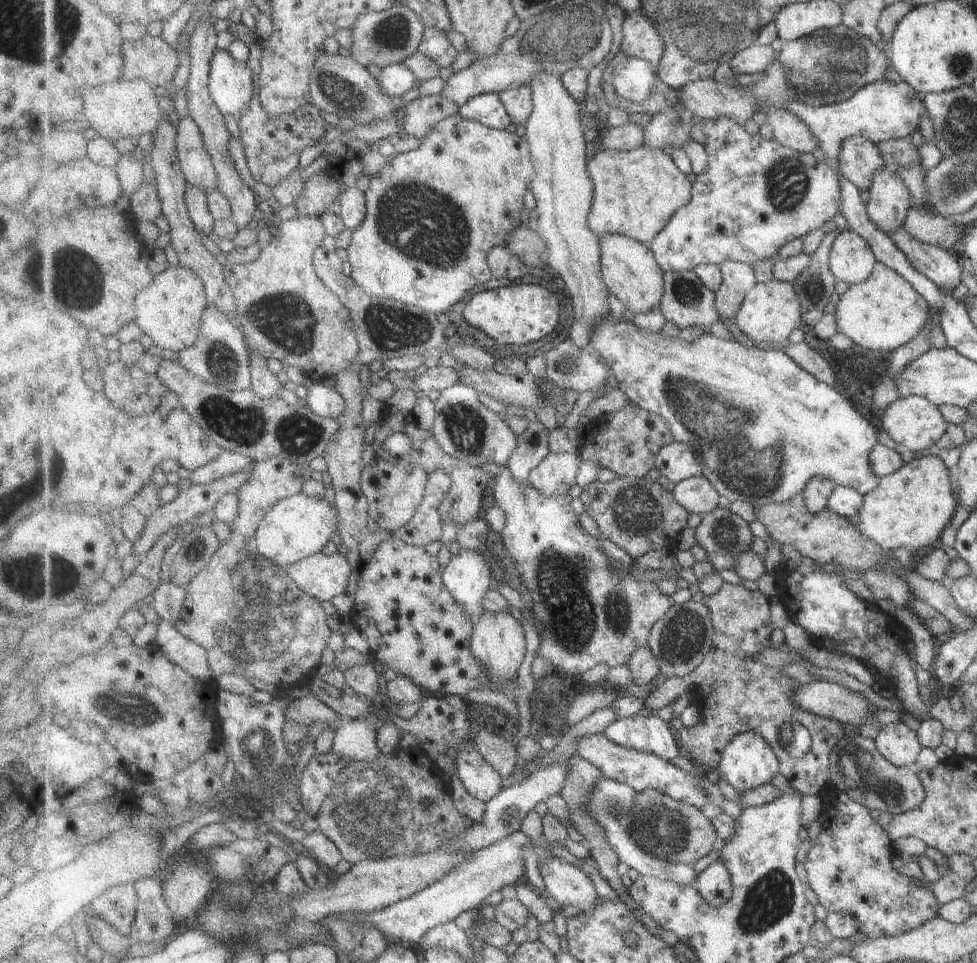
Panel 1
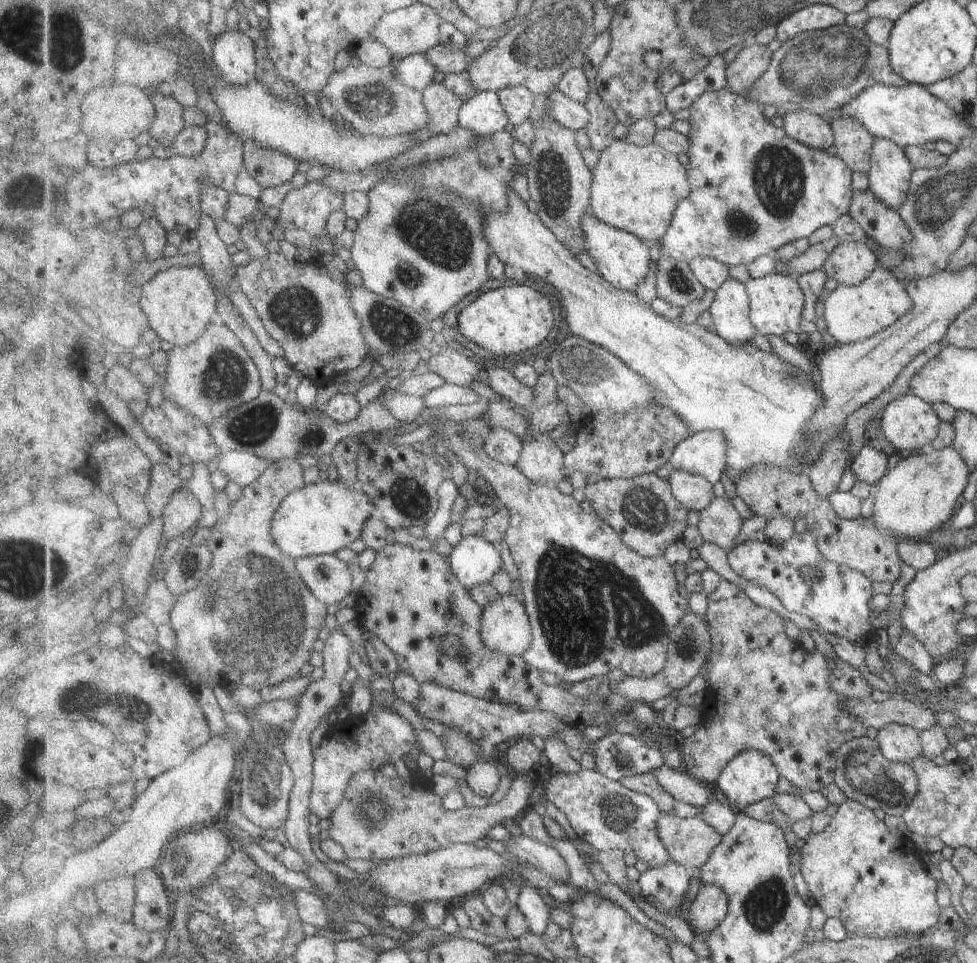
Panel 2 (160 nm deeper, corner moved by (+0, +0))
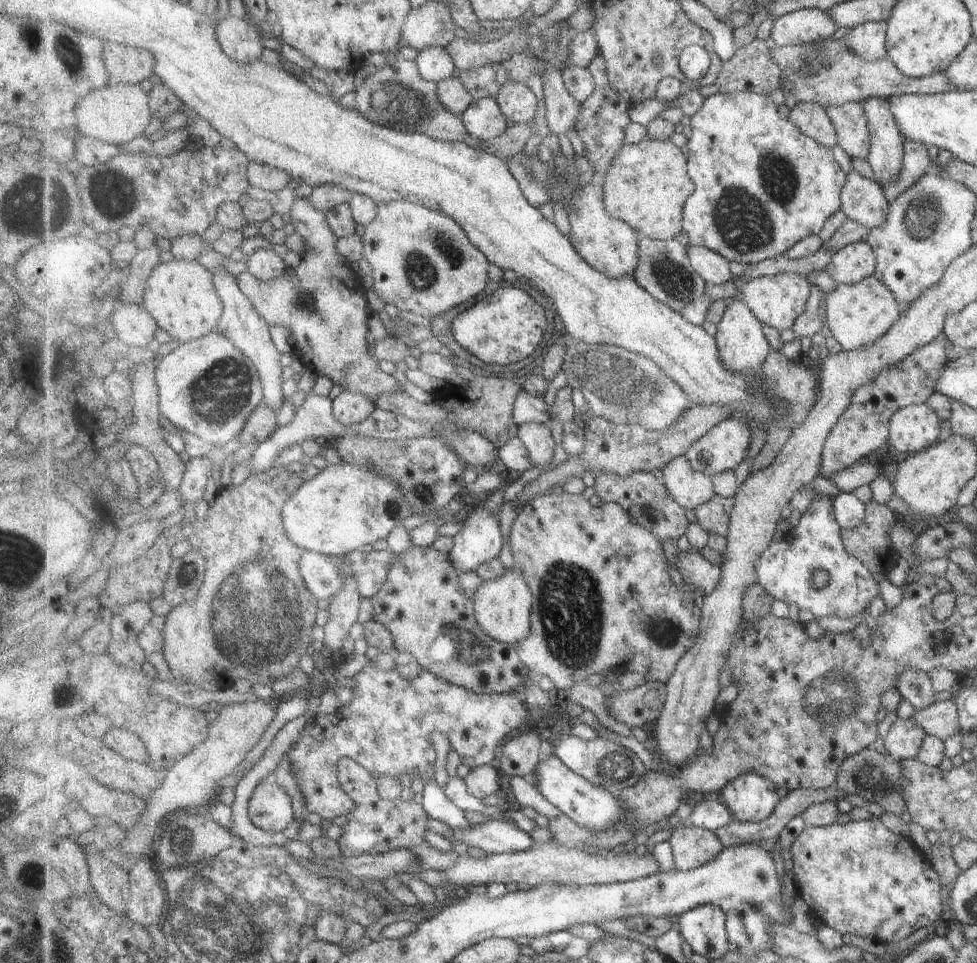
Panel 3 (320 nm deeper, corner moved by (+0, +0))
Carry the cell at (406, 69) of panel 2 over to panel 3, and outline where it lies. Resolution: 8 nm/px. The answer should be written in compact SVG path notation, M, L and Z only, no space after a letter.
M427 47L412 53L411 58L417 63L422 77L436 83L451 78L455 68L458 68L445 47Z

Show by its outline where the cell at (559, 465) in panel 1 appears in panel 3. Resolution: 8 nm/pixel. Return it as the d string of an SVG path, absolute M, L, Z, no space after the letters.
M523 423L518 428L518 436L525 443L534 466L543 471L553 460L556 446L549 426L541 423Z

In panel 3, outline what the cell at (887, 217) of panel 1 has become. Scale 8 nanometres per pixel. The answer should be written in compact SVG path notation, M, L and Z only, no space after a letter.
M868 96L862 100L862 106L871 137L866 161L874 174L873 180L882 187L901 168L903 136L898 131L896 120L893 120L886 98Z

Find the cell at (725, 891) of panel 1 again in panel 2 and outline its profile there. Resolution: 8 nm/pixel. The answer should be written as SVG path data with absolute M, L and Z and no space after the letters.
M716 884L715 885L705 885L703 888L700 888L693 904L690 906L690 916L692 917L692 926L699 932L697 938L701 938L702 935L710 935L718 926L721 926L725 920L725 917L728 916L730 911L730 902L725 894L723 889L720 889Z

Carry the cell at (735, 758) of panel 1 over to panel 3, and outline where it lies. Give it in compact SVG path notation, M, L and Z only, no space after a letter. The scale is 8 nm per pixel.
M747 773L732 780L718 797L726 803L735 821L760 823L766 818L771 817L776 811L777 805L780 804L782 798L779 798L777 788L778 786L772 780L755 773Z

